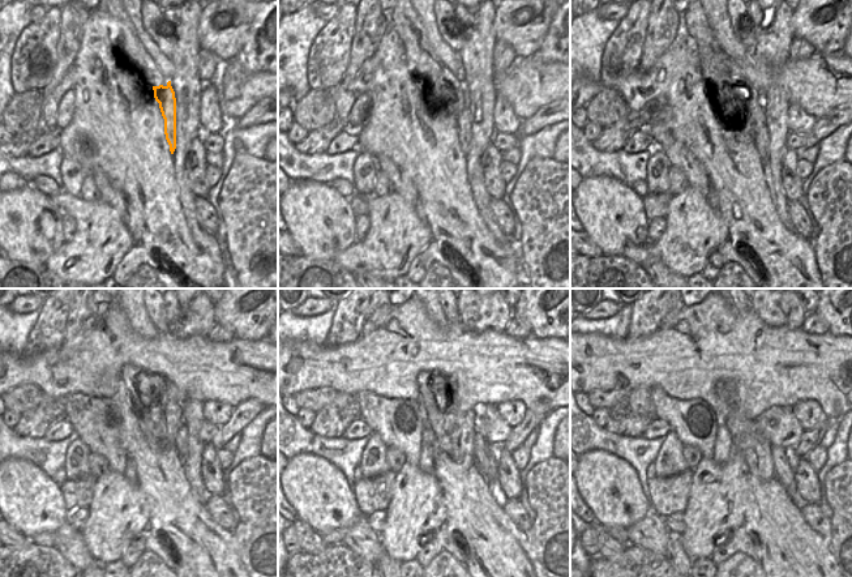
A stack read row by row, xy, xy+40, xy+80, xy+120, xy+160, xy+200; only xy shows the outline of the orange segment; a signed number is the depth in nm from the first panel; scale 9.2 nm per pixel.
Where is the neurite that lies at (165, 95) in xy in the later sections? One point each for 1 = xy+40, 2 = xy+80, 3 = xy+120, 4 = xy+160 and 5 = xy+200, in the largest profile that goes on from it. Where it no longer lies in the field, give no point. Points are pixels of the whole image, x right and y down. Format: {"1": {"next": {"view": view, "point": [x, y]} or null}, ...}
{"1": {"next": {"view": "xy+40", "point": [458, 97]}}, "2": {"next": {"view": "xy+80", "point": [753, 103]}}, "3": {"next": {"view": "xy+120", "point": [170, 401]}}, "4": {"next": {"view": "xy+160", "point": [486, 454]}}, "5": {"next": {"view": "xy+200", "point": [783, 471]}}}

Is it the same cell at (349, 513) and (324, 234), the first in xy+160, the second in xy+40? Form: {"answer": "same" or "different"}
{"answer": "same"}

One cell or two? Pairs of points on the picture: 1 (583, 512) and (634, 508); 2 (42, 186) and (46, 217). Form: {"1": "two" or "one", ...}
{"1": "two", "2": "two"}

